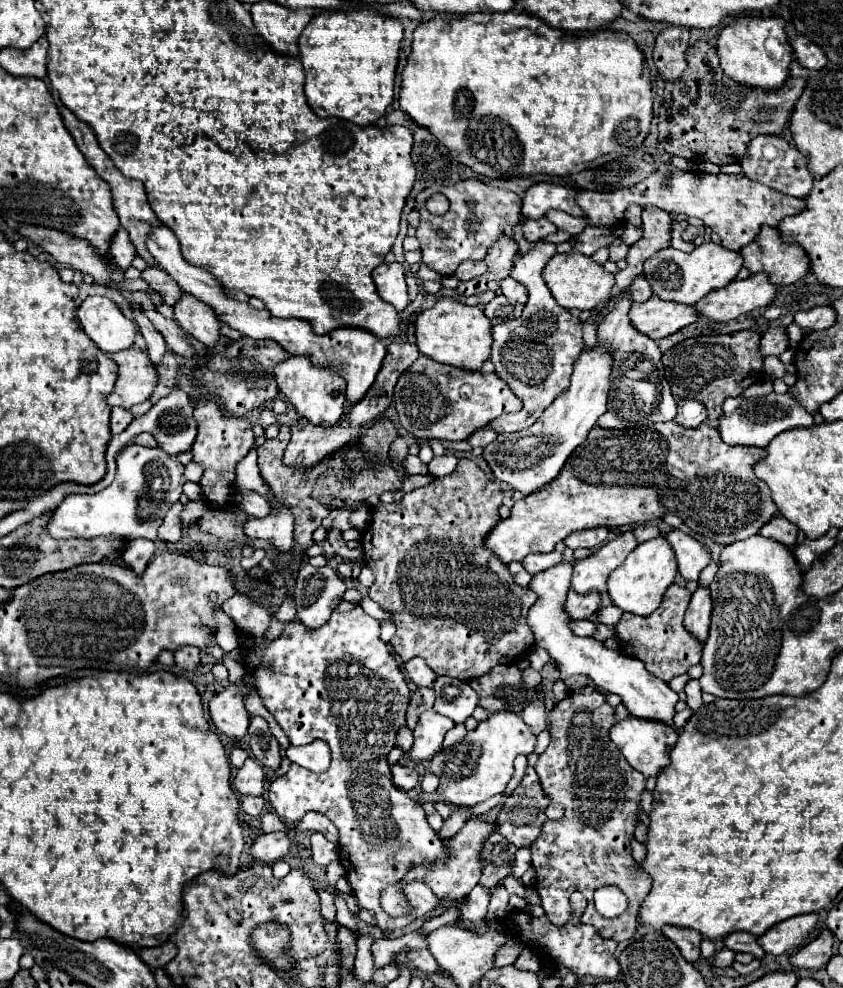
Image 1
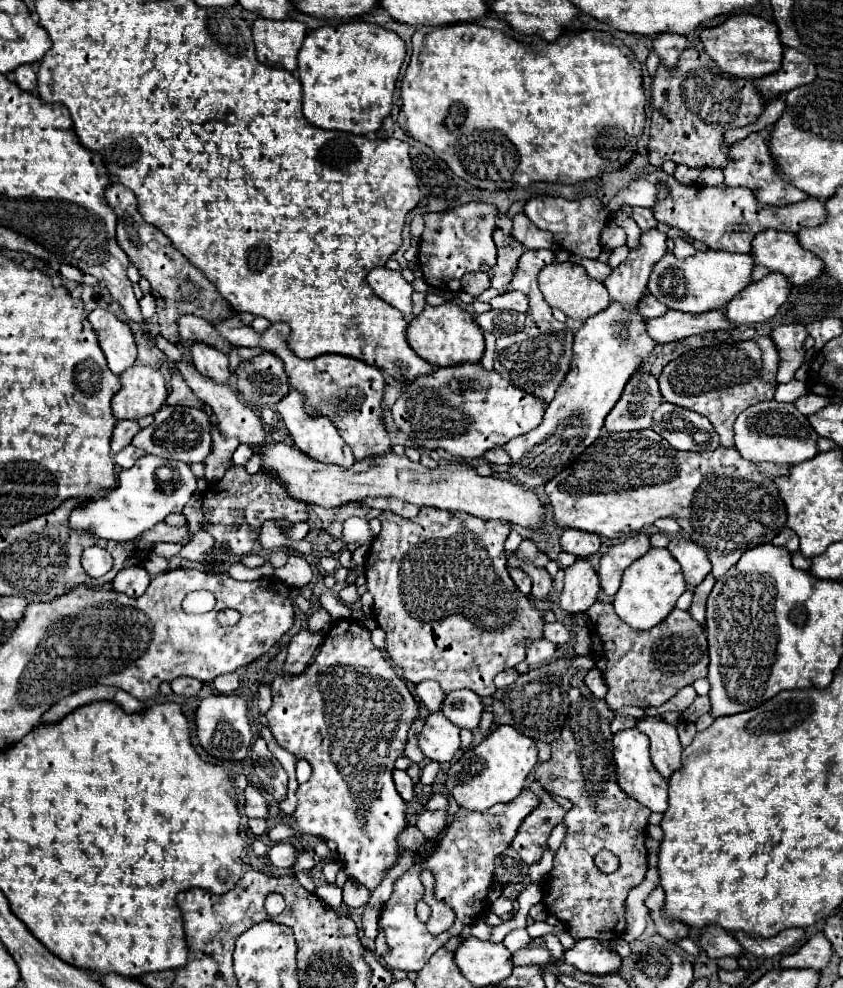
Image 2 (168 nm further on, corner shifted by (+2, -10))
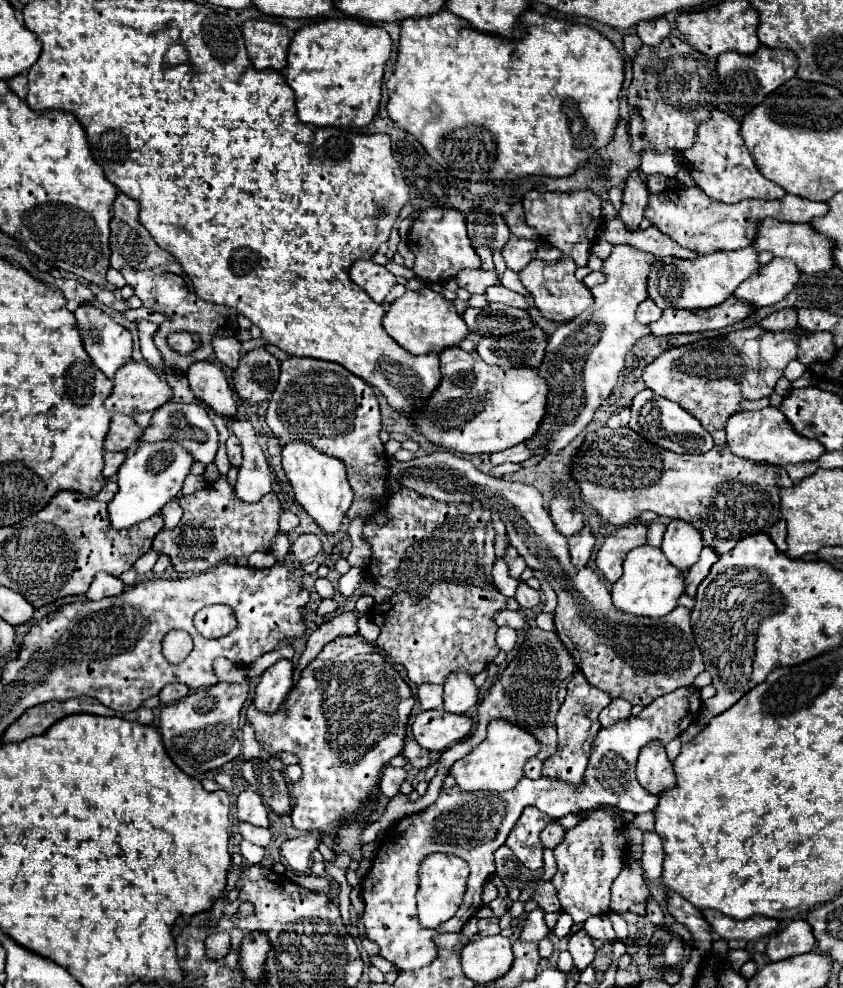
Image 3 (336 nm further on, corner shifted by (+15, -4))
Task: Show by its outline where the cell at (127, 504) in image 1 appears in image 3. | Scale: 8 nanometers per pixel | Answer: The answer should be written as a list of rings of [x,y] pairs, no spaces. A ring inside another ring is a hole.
[[[172,441],[142,443],[134,455],[128,455],[118,469],[118,493],[108,503],[108,519],[112,529],[128,529],[156,515],[170,499],[182,491],[184,477],[190,473],[194,459]]]

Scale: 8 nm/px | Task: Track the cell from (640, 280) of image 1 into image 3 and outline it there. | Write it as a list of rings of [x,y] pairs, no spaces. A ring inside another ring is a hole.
[[[644,299],[644,303],[640,303],[640,307],[636,309],[636,319],[646,325],[660,319],[660,315],[662,315],[662,311],[660,311],[660,307],[656,307],[656,303],[652,303],[652,299]]]

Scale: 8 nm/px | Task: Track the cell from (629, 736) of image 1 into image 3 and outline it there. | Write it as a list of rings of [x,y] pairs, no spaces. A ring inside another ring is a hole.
[[[680,687],[652,701],[638,715],[632,715],[624,721],[600,729],[592,743],[590,763],[584,775],[584,785],[580,789],[574,789],[572,785],[560,781],[550,781],[546,777],[536,781],[522,777],[520,783],[506,793],[488,793],[488,791],[466,793],[460,791],[458,787],[452,787],[448,791],[440,791],[436,803],[432,803],[426,811],[400,819],[380,843],[380,849],[370,869],[372,873],[368,871],[362,881],[362,897],[366,909],[360,921],[364,925],[366,939],[376,943],[380,947],[380,955],[390,963],[394,963],[400,971],[420,969],[426,963],[430,963],[436,957],[436,945],[432,941],[432,935],[446,931],[460,931],[462,925],[482,907],[480,899],[482,887],[488,881],[488,877],[494,875],[496,871],[494,853],[500,845],[504,845],[508,833],[512,831],[520,813],[528,805],[538,807],[552,819],[560,819],[568,813],[600,805],[616,805],[618,809],[630,813],[654,811],[658,805],[658,797],[652,795],[650,791],[644,791],[644,787],[640,787],[636,779],[638,753],[652,739],[669,743],[676,735],[680,735],[698,717],[700,705],[702,705],[700,689]],[[436,851],[464,859],[470,867],[470,877],[458,913],[446,923],[442,923],[436,931],[426,931],[418,923],[416,915],[416,899],[414,899],[418,887],[416,871],[422,857]]]

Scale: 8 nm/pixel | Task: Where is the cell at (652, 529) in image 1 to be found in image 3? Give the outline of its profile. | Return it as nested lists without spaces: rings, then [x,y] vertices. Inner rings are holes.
[[[650,523],[648,525],[648,545],[660,547],[662,537],[664,537],[664,531],[666,531],[666,525],[664,523]]]

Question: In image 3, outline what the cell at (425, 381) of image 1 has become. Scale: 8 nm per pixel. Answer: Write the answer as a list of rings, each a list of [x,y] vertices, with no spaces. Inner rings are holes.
[[[450,347],[448,351],[440,353],[440,373],[442,373],[442,379],[438,387],[424,401],[424,407],[420,411],[412,411],[408,419],[414,423],[418,433],[422,433],[428,441],[440,445],[446,451],[474,455],[474,453],[496,453],[496,451],[508,449],[512,445],[518,445],[530,439],[544,417],[548,385],[538,375],[536,369],[492,367],[480,361],[478,353],[466,353],[458,347]]]

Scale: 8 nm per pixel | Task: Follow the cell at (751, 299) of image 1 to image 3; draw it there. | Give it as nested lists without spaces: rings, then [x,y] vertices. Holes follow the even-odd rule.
[[[772,259],[768,265],[752,273],[734,291],[734,297],[754,307],[768,307],[782,301],[796,285],[800,271],[788,259]]]

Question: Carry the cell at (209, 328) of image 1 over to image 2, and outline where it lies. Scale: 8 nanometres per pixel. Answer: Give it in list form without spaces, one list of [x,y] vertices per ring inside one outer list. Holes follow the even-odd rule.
[[[193,343],[191,357],[201,375],[213,379],[219,385],[229,385],[231,371],[229,371],[227,355],[223,355],[221,351],[217,351],[205,343]]]

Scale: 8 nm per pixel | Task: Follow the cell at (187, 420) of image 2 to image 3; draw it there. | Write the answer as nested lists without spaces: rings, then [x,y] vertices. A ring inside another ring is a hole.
[[[168,401],[164,407],[158,407],[152,413],[152,423],[144,429],[144,435],[140,437],[140,443],[156,443],[162,439],[176,439],[176,443],[180,443],[180,447],[184,447],[190,455],[194,455],[196,461],[200,463],[212,463],[216,449],[218,449],[218,431],[214,427],[214,423],[210,421],[208,413],[194,403],[174,403]]]

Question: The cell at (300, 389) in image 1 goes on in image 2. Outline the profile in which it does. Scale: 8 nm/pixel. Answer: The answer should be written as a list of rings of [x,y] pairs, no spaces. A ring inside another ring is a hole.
[[[291,389],[287,397],[283,397],[279,403],[277,403],[277,413],[281,415],[285,427],[289,429],[289,435],[295,443],[295,447],[307,455],[309,459],[315,459],[315,461],[321,461],[321,463],[331,463],[331,465],[339,465],[343,469],[351,469],[355,465],[355,457],[349,449],[349,445],[345,445],[345,441],[341,441],[337,429],[333,427],[333,423],[327,419],[327,417],[309,417],[305,411],[303,411],[303,397]]]

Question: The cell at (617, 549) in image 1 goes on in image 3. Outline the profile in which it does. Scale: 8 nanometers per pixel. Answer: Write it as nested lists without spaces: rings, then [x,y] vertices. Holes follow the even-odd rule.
[[[634,523],[618,529],[608,535],[596,555],[596,567],[606,579],[606,583],[614,583],[622,575],[622,561],[628,551],[646,543],[646,525]]]

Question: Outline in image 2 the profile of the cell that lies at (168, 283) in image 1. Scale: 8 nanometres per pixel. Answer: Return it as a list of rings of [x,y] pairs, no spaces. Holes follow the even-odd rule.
[[[183,315],[179,319],[179,333],[181,333],[181,339],[185,345],[205,343],[209,347],[219,349],[225,355],[229,355],[229,351],[233,349],[233,345],[227,339],[219,337],[219,331],[215,331],[213,325],[205,323],[203,319],[199,319],[195,315]]]

